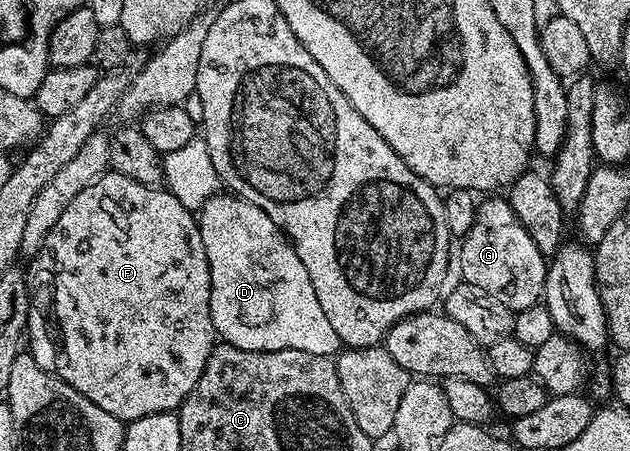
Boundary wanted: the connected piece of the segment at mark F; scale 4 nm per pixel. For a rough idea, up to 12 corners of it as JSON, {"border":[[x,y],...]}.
{"border":[[106,171],[39,261],[44,369],[123,423],[215,344],[194,210]]}

